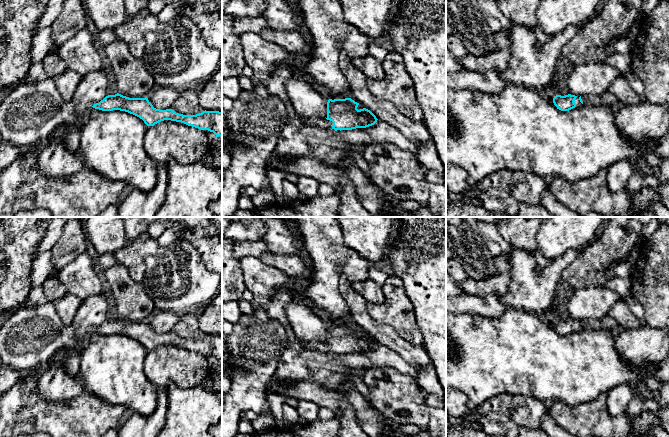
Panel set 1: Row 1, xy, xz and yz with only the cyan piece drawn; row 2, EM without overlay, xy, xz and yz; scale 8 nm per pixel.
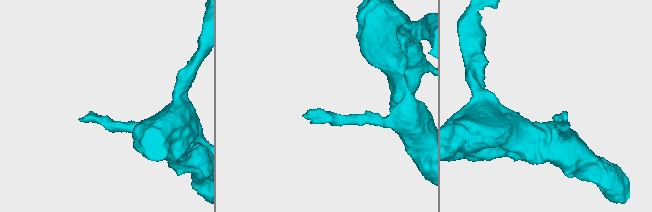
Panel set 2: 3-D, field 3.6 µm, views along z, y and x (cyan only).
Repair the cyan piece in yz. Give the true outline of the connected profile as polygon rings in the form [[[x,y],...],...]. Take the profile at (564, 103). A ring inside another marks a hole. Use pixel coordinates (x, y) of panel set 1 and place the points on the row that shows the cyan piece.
[[[571,94],[565,96],[556,95],[553,98],[553,103],[561,111],[569,111],[584,105],[581,96]]]

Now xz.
[[[351,98],[329,99],[327,102],[327,118],[301,119],[306,127],[332,128],[337,130],[352,130],[366,128],[377,122],[376,116],[368,109],[358,110],[359,103]]]

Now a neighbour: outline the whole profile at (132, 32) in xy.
[[[145,8],[128,17],[123,24],[114,29],[114,32],[118,40],[127,44],[130,53],[136,59],[142,60],[146,45],[144,35],[148,31],[154,31],[159,23],[158,16]]]

